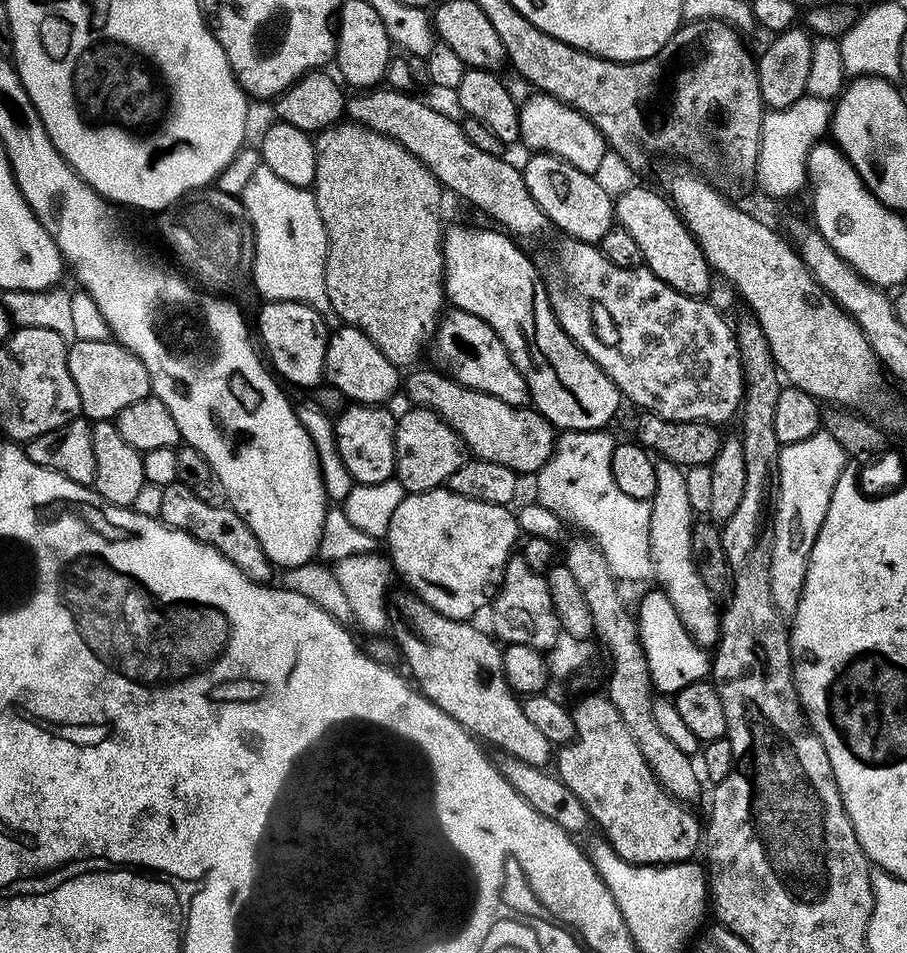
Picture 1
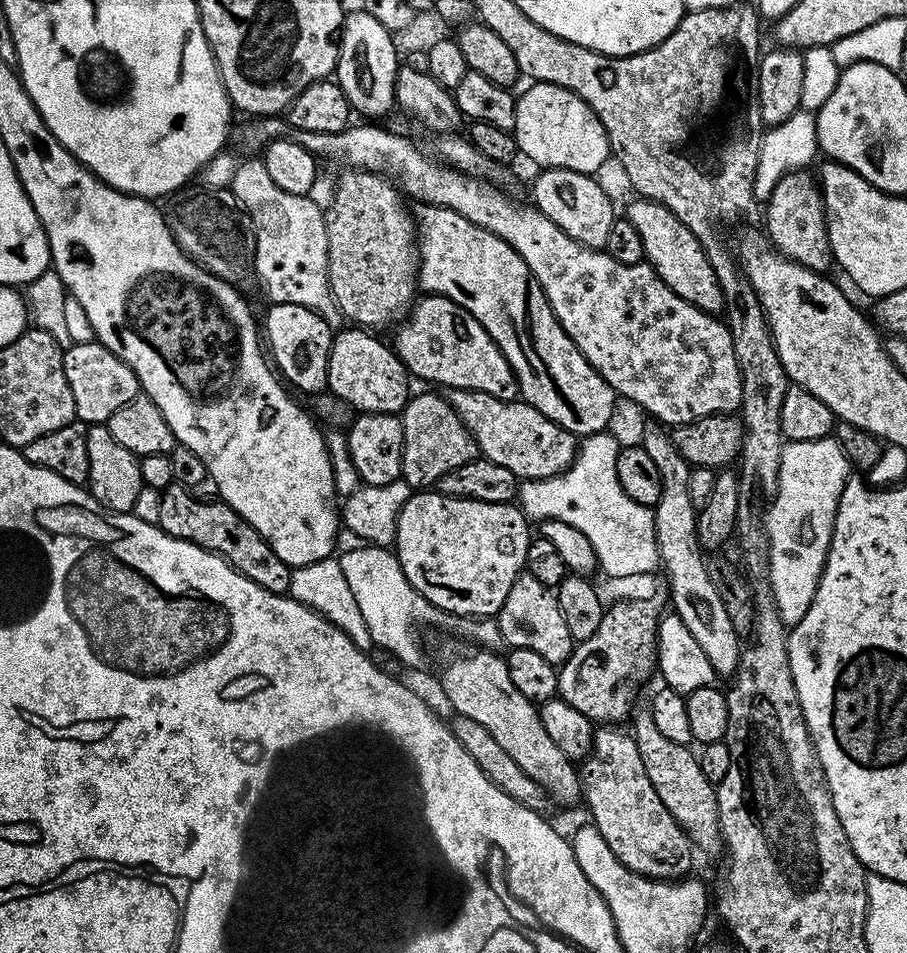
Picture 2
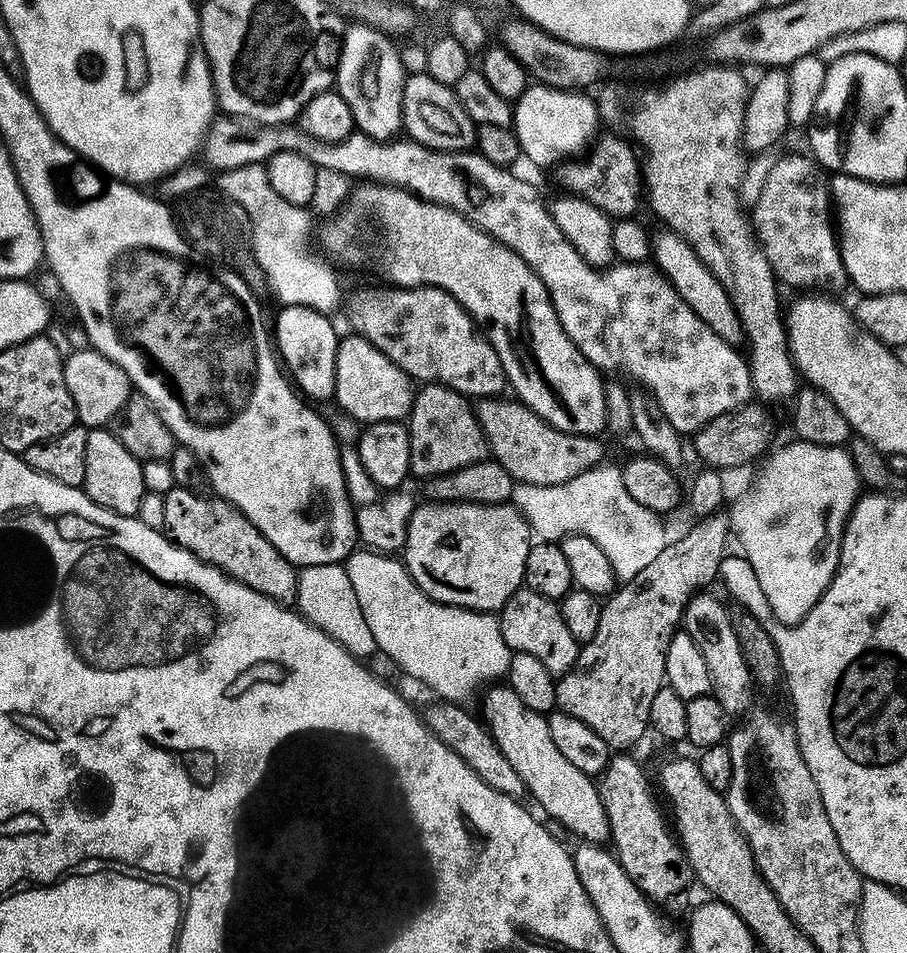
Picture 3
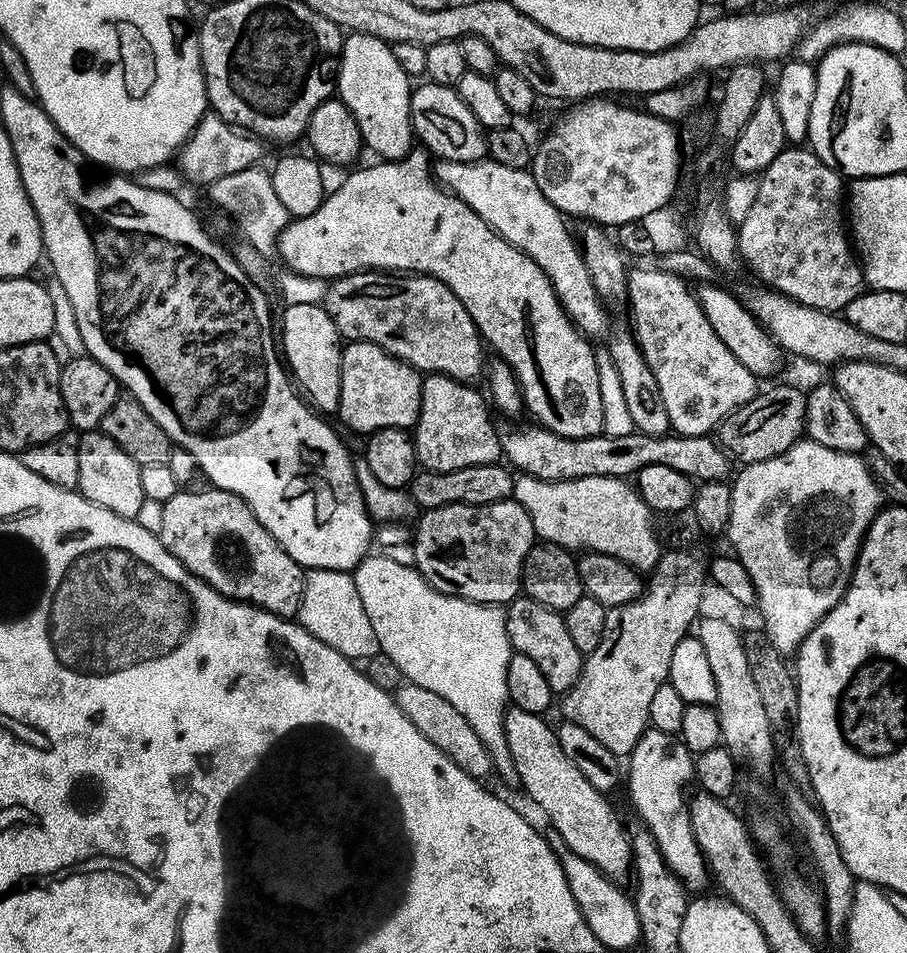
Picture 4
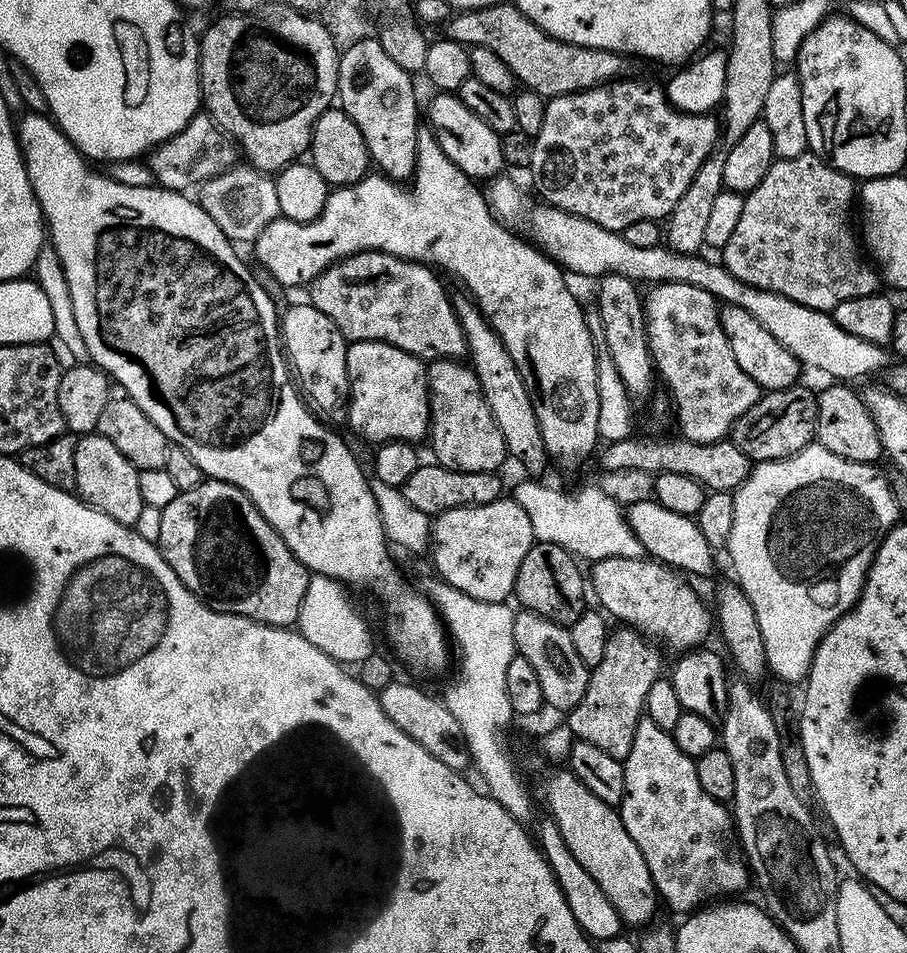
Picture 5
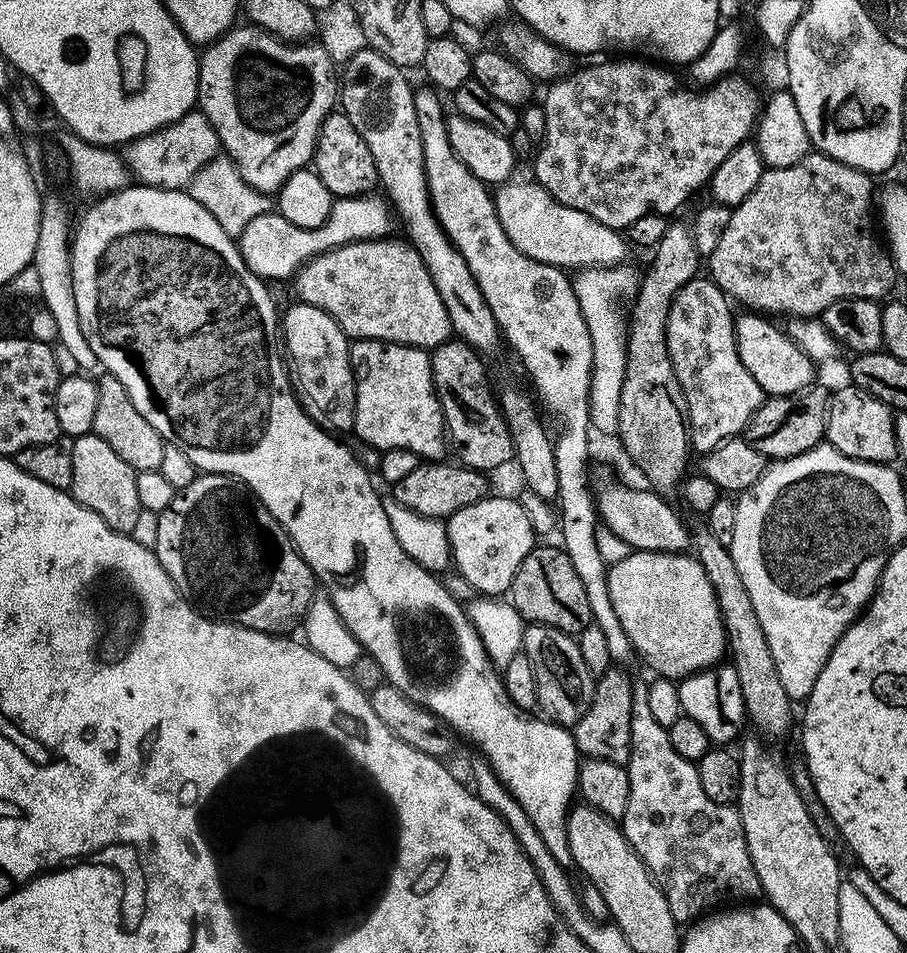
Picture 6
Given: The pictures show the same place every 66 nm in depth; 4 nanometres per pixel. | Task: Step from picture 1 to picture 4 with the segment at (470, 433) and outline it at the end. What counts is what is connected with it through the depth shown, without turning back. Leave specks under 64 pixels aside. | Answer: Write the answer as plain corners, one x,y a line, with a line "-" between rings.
531,423
525,428
512,428
508,433
505,431
500,438
500,447
503,459
517,473
539,480
577,480
595,476
632,478
642,470
642,466
671,466
696,482
729,479
730,457
711,435
651,436
635,431
622,434
622,438
601,434
575,440
559,436
539,423

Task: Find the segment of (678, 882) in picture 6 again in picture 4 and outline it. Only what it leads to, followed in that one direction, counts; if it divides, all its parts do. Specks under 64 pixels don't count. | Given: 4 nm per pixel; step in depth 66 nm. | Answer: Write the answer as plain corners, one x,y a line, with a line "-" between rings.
649,726
632,755
626,760
626,782
628,778
628,800
634,811
640,815
639,823
658,842
658,850
666,866
681,880
689,893
703,893
710,884
708,863
692,833
692,823
688,813
689,797
684,797
684,787
693,779
692,762
694,756
676,736

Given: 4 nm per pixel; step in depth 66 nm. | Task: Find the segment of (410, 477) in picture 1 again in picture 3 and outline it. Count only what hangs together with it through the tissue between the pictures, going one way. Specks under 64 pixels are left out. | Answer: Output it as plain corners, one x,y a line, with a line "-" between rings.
428,382
417,391
406,418
410,434
410,466
413,477
427,478
489,459
488,439
476,417
473,401
445,384

